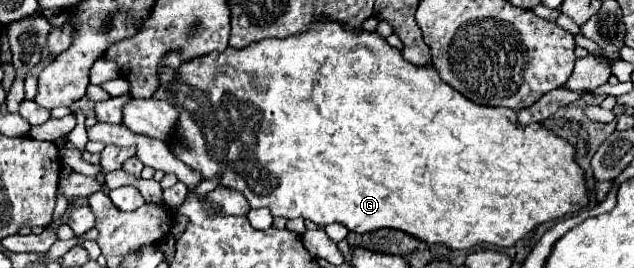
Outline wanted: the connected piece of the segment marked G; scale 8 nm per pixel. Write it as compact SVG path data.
M328 21L322 23L314 23L310 25L310 31L308 33L300 33L300 35L294 35L294 37L286 37L286 39L264 39L264 41L258 41L258 43L252 43L244 49L232 49L228 47L224 53L210 53L210 55L204 55L204 57L198 57L198 59L192 59L192 61L186 61L178 71L174 69L162 69L162 75L160 75L160 89L156 91L154 95L156 99L166 99L170 101L174 107L178 107L180 111L180 121L178 121L178 127L176 127L176 137L178 141L184 145L180 149L176 149L176 157L180 157L186 165L190 165L192 169L200 171L204 175L204 179L210 179L212 175L216 173L222 173L222 181L220 185L228 187L228 189L236 189L240 193L244 193L244 197L248 199L250 207L252 209L258 209L258 207L268 207L272 211L274 217L284 217L284 219L296 219L296 217L302 217L302 219L308 219L320 227L324 225L330 225L330 223L342 223L348 231L356 231L356 233L370 233L370 231L376 231L376 229L382 229L382 227L390 227L390 229L398 229L398 231L404 231L428 245L444 245L448 249L472 249L480 243L490 243L490 245L496 245L496 247L514 247L516 241L520 241L524 235L528 235L532 229L536 229L540 223L546 223L546 221L556 221L564 215L572 215L576 213L578 209L586 207L588 205L588 189L586 189L586 177L584 177L584 171L578 163L574 163L574 147L564 141L562 137L554 135L550 129L538 125L538 123L532 123L532 125L518 125L516 123L516 111L514 109L506 109L506 107L484 107L484 105L476 105L472 103L470 99L466 99L464 95L460 95L458 91L454 91L448 83L444 83L438 75L438 71L432 67L432 65L426 65L426 67L414 67L410 65L408 61L402 59L400 51L390 47L378 33L368 33L368 31L362 31L362 33L354 33L346 27L342 27L340 23L336 21Z

